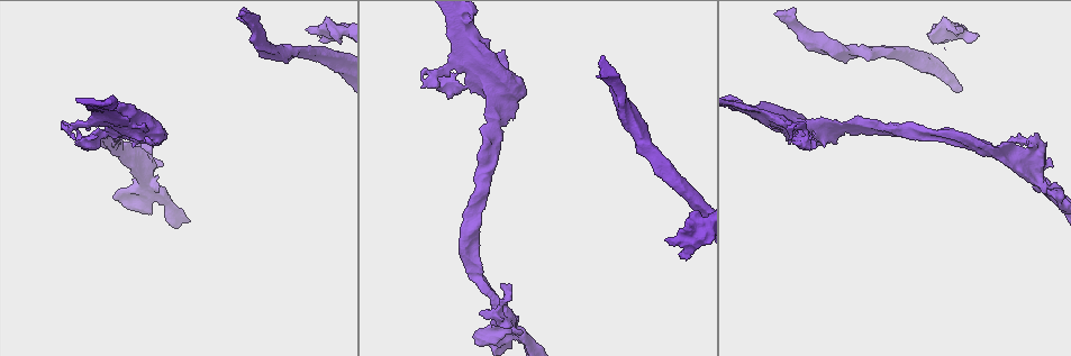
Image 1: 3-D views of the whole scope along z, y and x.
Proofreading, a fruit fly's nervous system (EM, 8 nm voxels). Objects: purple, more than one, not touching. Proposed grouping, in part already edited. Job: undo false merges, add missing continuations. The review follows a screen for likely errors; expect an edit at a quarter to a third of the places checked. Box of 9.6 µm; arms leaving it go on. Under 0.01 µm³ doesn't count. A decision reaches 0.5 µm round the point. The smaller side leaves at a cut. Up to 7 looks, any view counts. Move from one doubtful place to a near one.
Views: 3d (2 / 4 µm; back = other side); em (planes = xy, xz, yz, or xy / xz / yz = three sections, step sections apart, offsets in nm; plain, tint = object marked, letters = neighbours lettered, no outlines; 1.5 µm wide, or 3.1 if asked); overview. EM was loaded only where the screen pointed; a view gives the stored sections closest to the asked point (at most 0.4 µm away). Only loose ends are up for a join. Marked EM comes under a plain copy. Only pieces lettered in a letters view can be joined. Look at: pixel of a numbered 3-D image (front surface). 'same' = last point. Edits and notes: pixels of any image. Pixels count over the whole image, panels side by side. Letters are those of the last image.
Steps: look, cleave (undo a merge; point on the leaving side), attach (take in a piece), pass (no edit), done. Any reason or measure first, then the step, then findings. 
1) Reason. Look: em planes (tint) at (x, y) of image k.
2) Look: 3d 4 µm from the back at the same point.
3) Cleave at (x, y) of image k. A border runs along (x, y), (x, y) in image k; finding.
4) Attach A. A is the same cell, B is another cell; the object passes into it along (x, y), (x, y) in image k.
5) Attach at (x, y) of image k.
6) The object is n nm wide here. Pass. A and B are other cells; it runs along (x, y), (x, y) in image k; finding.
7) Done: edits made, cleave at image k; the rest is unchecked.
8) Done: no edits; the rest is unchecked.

An open end. Look: 3d 4 µm at (972, 42) of image 1.

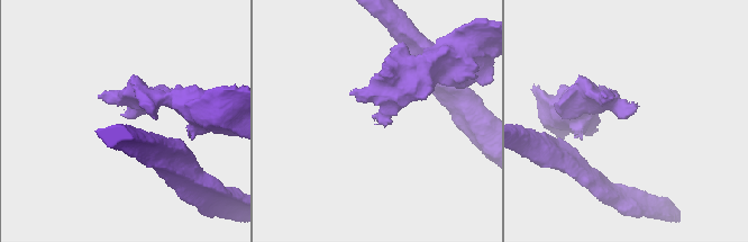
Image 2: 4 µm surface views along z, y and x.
Look: em planes (letters) at (631, 113) of image 2.

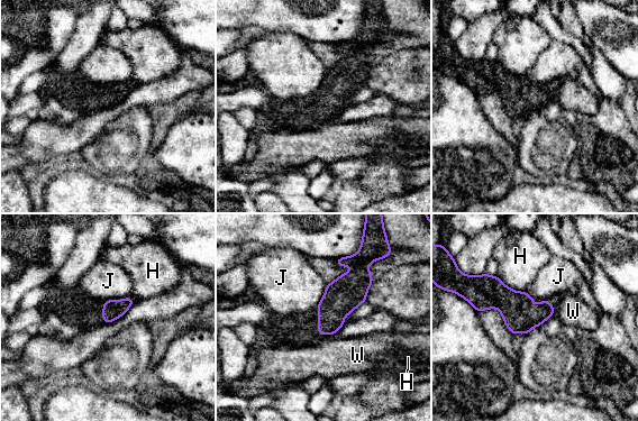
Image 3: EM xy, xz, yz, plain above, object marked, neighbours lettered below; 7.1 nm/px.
The longest contact is with H, 240 nm. Pass. H, J and W are other cells; none of them fits.

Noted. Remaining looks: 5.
Three-way junction. Look: 3d 4 µm at (463, 27) of image 1.

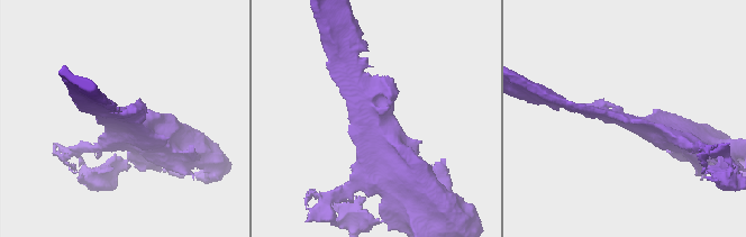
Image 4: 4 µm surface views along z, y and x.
Need the tissue. Look: em planes (tint) at (632, 121) of image 4.

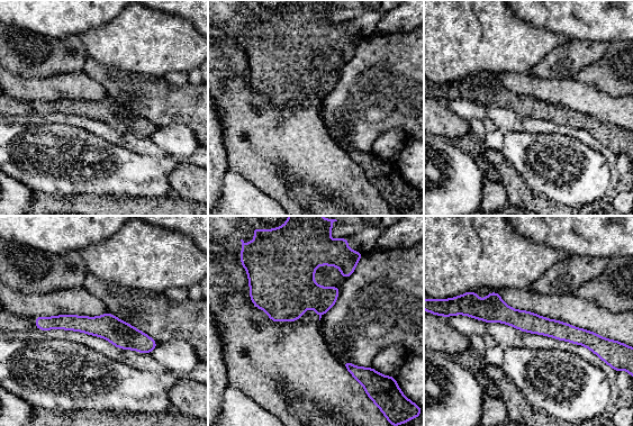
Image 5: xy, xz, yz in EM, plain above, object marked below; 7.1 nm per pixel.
What lies round it. Look: em planes (letters) at the same point.

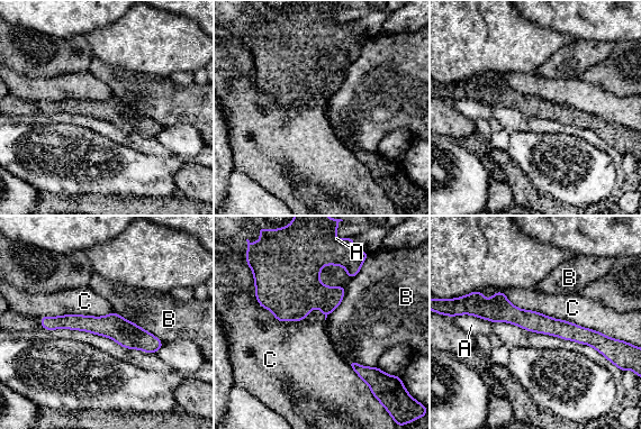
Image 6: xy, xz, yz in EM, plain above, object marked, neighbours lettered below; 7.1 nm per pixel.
The longest contact is with C, 900 nm. Pass. A, B and C are other cells; it runs along (472, 310), (504, 310), (602, 340) in image 6; one neuron here.

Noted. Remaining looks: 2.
Done: no edits; the rest is unchecked.

